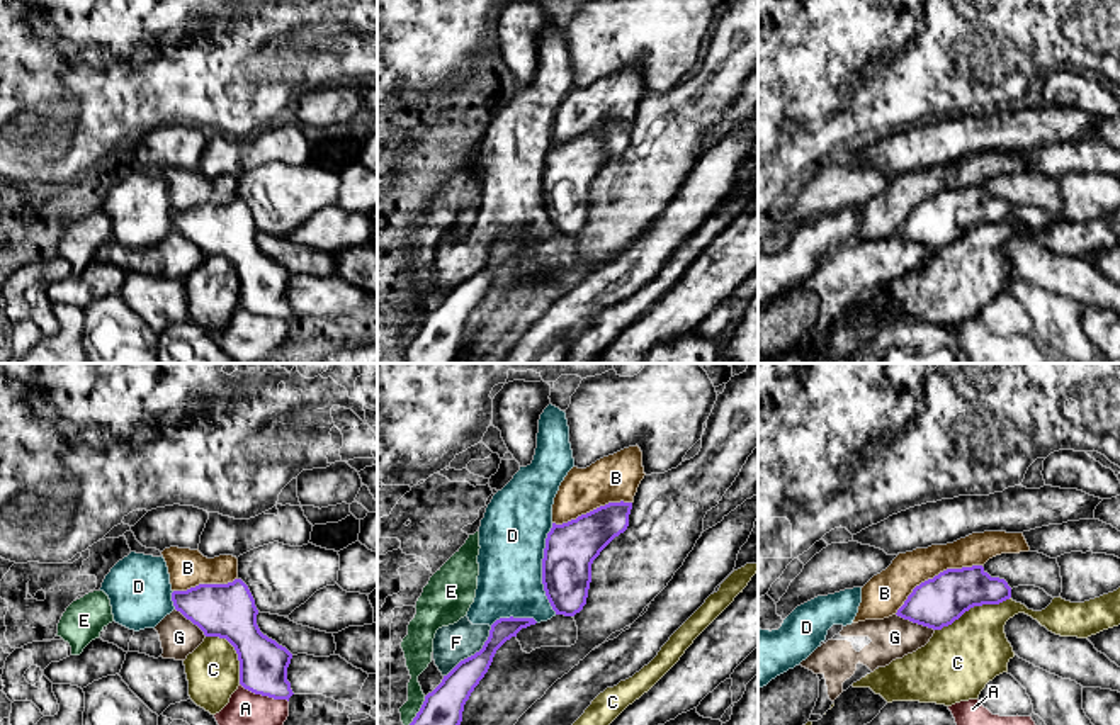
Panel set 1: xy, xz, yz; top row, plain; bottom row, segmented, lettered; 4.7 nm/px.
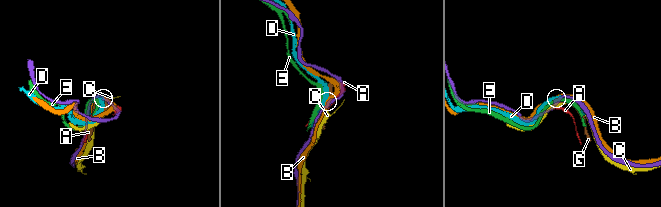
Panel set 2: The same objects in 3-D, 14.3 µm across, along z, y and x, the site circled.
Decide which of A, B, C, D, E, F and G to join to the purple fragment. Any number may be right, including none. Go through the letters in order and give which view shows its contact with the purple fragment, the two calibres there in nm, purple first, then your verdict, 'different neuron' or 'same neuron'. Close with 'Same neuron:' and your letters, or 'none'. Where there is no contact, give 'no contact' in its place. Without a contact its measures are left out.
A: meets purple in xy; 220 nm thick on the purple side, 240 nm on the other; different neuron
B: meets purple in yz; 240 nm thick on the purple side, 190 nm on the other; different neuron
C: meets purple in yz; 240 nm thick on the purple side, 340 nm on the other; different neuron
D: meets purple in xz; 240 nm thick on the purple side, 320 nm on the other; different neuron
E: meets purple in xz; 240 nm thick on the purple side, 110 nm on the other; different neuron
F: meets purple in xz; 160 nm thick on the purple side, 180 nm on the other; different neuron
G: meets purple in yz; 240 nm thick on the purple side, 200 nm on the other; different neuron
Same neuron: none

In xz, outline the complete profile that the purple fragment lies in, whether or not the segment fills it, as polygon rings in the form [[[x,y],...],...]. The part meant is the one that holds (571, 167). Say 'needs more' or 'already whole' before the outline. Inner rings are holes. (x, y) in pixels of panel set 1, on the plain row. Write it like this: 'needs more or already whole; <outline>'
already whole; [[[608,122],[563,144],[552,143],[542,178],[542,204],[556,234],[583,229],[591,183],[629,146],[632,122]]]

